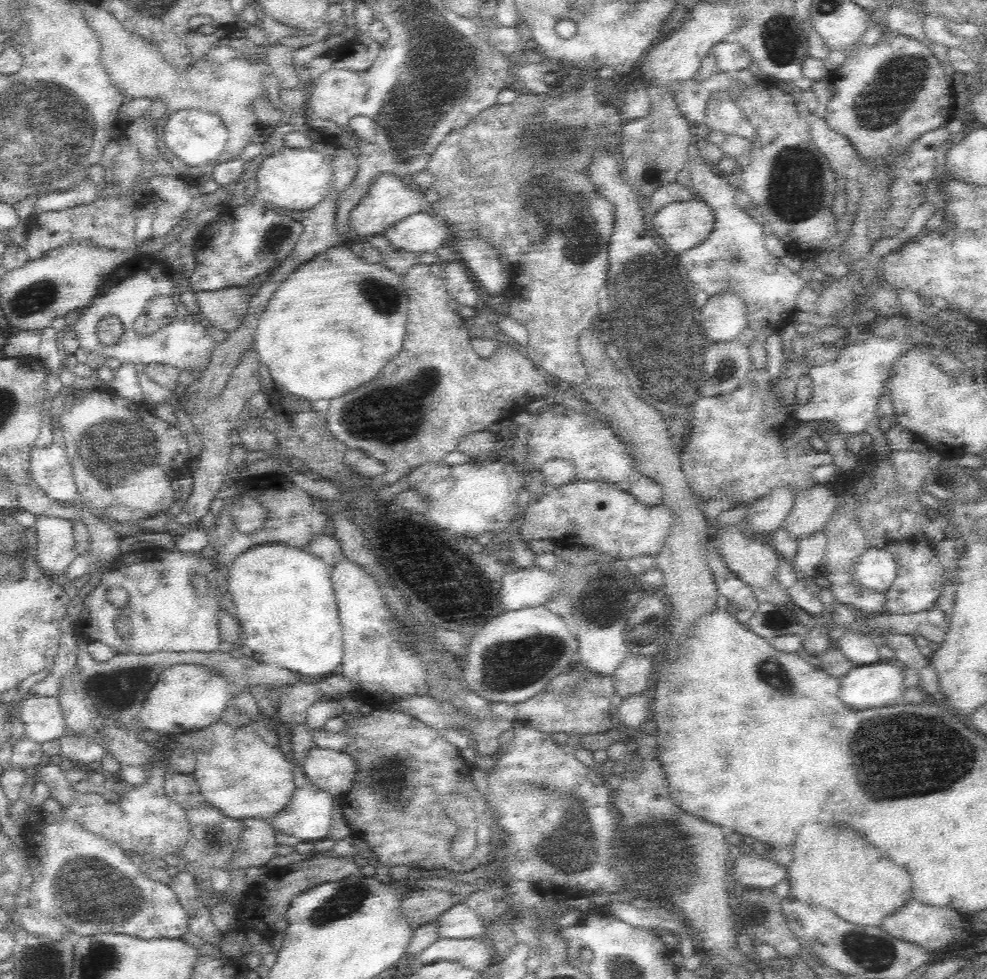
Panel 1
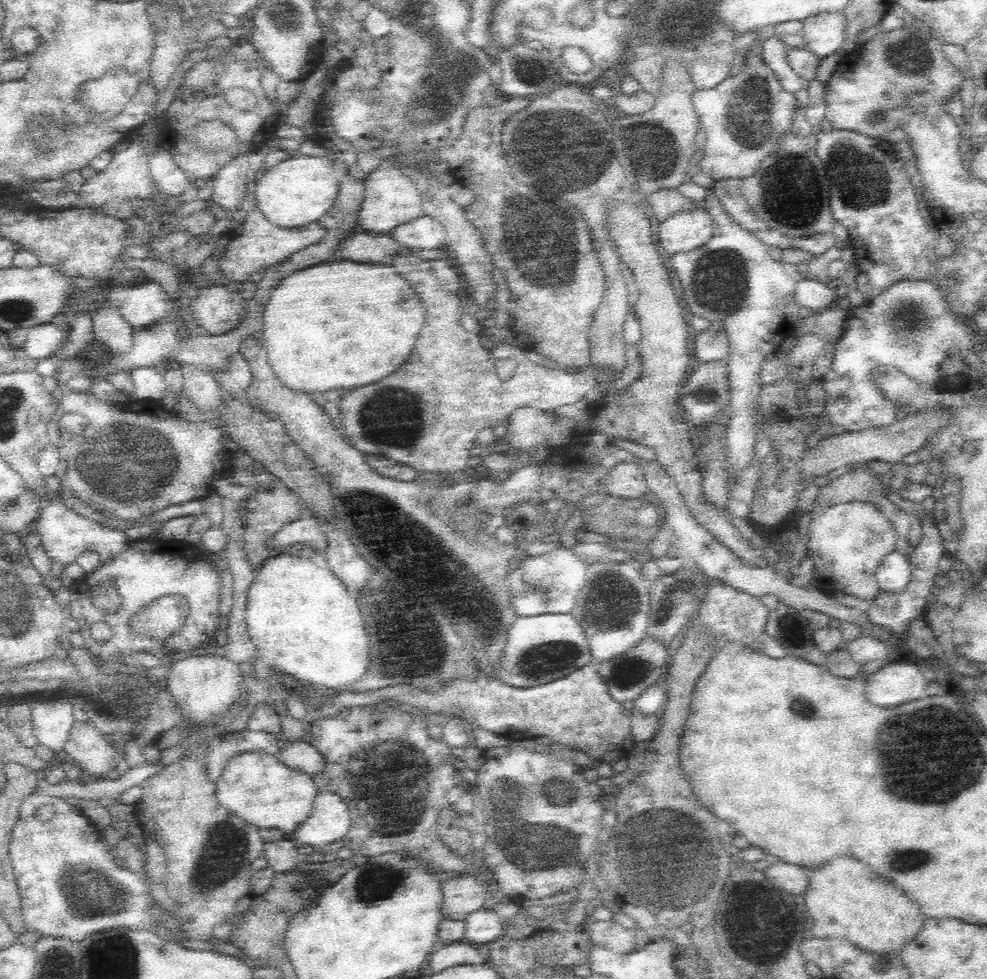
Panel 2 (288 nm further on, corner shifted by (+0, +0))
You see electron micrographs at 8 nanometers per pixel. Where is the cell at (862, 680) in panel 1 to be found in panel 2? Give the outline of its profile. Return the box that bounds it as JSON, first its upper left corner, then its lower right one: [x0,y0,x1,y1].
[866,662,930,708]

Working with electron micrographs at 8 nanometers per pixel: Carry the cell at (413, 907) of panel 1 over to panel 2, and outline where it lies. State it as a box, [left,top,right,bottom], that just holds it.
[442,874,494,922]

